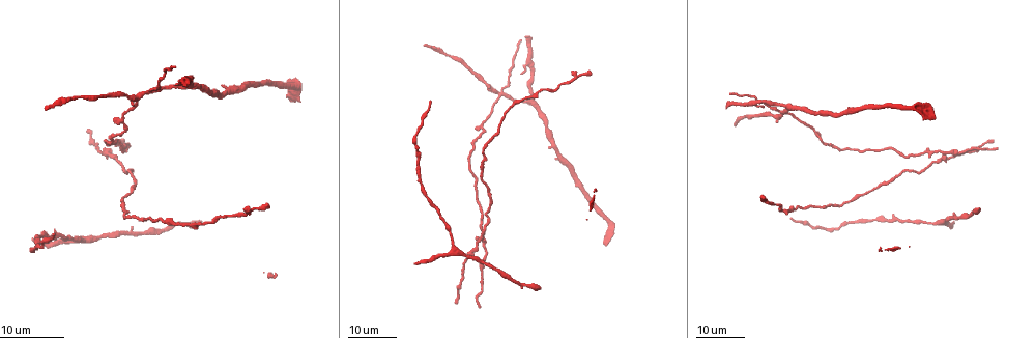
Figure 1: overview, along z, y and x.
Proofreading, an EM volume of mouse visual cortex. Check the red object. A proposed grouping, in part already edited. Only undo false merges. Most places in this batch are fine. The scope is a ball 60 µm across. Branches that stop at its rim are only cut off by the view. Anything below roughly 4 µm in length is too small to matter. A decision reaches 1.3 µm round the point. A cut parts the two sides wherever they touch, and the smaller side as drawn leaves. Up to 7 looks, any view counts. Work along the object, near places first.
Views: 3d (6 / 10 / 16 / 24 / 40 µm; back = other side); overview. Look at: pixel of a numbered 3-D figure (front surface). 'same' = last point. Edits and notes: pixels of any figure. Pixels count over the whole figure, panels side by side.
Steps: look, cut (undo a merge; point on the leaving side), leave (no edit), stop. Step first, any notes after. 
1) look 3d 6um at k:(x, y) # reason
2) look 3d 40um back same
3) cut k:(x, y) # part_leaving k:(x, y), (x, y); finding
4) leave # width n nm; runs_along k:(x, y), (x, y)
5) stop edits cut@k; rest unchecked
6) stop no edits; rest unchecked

look 3d 24um at 1:(788, 106)

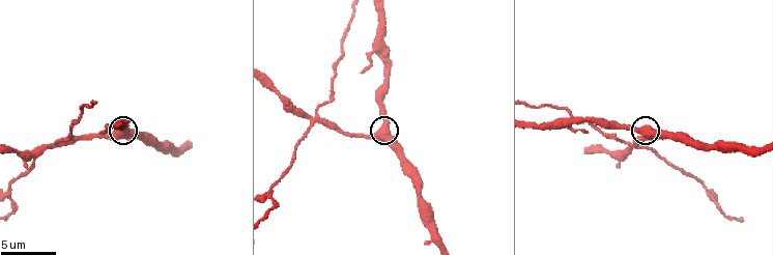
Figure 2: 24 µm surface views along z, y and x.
look 3d 10um at 2:(644, 132)

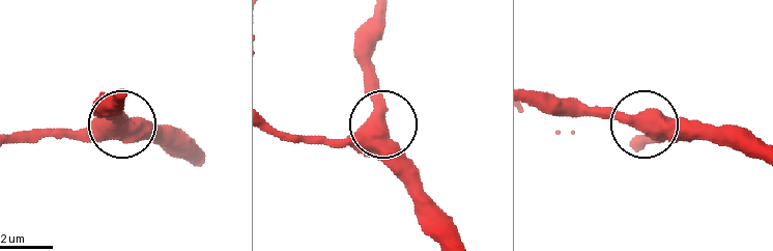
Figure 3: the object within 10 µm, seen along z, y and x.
leave # side_arm 14 um; runs_along 3:(8, 143), (28, 137), (102, 137), (122, 123), (109, 117); continuous, no second neuron

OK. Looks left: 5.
look 3d 10um at 2:(309, 118) # looks like a crossing

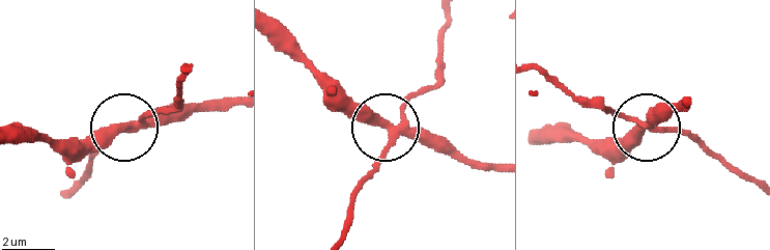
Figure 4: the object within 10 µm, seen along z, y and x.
look 3d 10um back at 4:(123, 127)

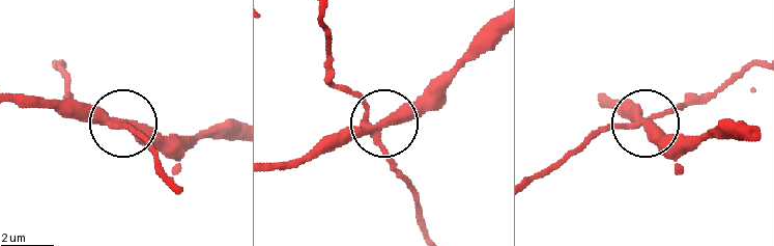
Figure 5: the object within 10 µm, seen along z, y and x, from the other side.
cut 5:(353, 97) # arms 4; part_leaving 5:(369, 130), (413, 195), (427, 236); two neurons meet here

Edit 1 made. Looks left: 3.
look overview

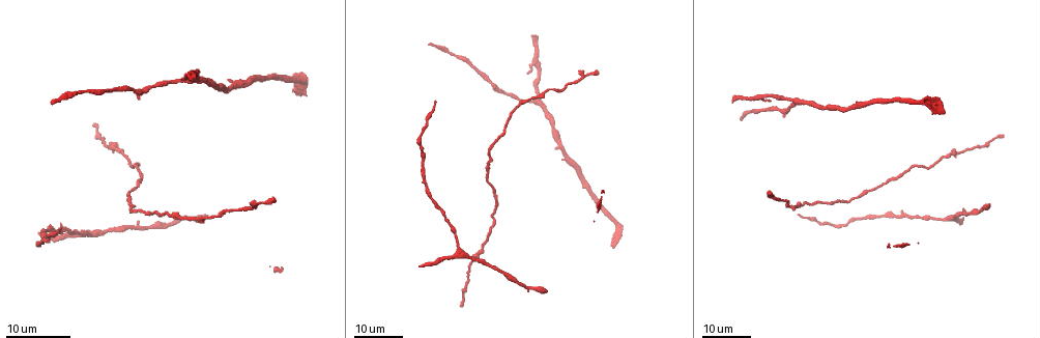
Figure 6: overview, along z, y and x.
look 3d 16um at 6:(859, 196) # sudden change in width

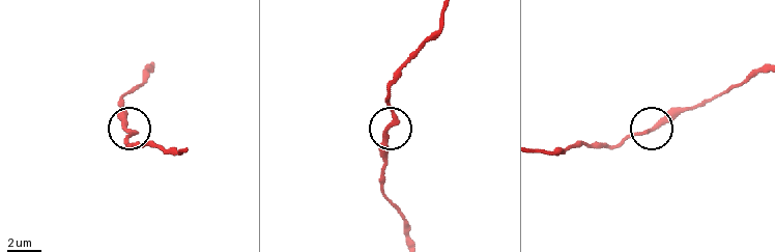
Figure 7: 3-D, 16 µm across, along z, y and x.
look 3d 10um at 7:(655, 126)

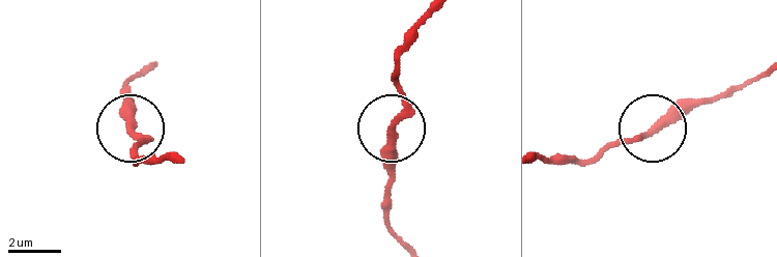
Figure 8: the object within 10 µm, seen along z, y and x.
leave # runs_along 8:(403, 238), (390, 219), (390, 132), (403, 98), (396, 54); all the same neuron

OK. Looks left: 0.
stop edits cut@5; rest unchecked

